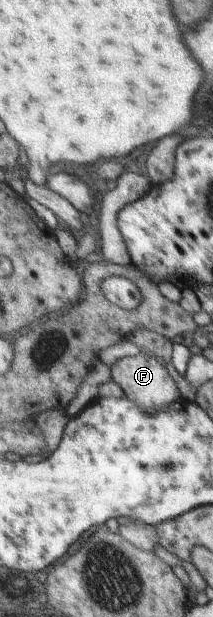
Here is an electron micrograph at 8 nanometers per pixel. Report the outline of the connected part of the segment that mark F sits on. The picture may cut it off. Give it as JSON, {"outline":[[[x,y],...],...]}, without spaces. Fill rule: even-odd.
{"outline":[[[142,352],[137,356],[123,358],[112,365],[112,371],[113,380],[123,389],[126,397],[139,401],[147,413],[169,411],[182,400],[175,377],[155,355]]]}

